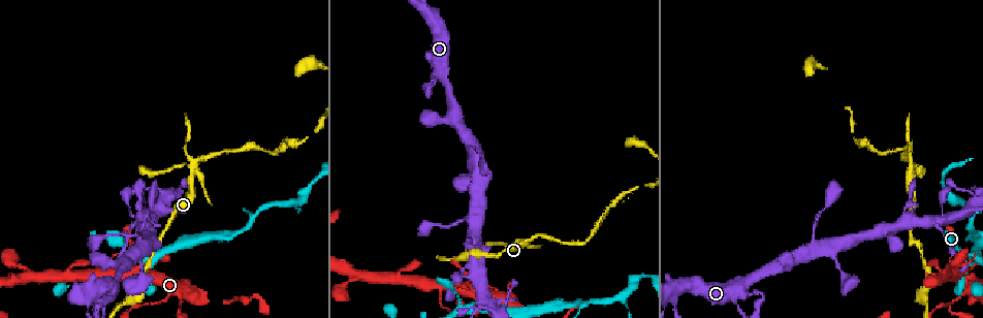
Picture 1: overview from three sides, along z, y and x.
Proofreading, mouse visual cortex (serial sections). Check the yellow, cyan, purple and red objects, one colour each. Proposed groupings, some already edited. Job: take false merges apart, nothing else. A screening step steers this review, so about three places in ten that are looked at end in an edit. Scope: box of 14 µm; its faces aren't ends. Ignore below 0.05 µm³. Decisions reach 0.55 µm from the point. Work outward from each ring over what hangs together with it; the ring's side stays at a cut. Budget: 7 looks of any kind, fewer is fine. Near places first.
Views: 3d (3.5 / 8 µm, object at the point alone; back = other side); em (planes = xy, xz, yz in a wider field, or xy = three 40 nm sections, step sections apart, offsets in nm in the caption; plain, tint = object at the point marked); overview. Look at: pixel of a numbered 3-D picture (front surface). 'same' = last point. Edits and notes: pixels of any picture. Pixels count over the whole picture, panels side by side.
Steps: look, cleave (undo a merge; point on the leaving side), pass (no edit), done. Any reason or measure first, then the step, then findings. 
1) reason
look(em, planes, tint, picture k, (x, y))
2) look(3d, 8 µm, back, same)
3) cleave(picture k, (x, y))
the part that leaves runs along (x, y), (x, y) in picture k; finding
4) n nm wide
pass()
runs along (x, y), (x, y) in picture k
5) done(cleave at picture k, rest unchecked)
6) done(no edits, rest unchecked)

arms part here
look(3d, 8 µm, picture 1, (191, 169))

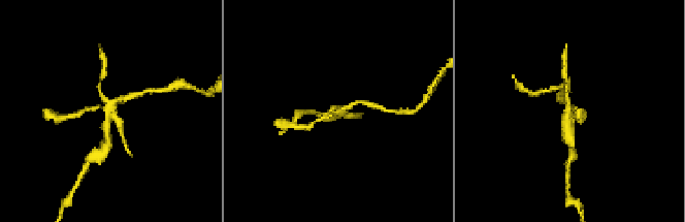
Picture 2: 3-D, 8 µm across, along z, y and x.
look(3d, 3.5 µm, picture 2, (339, 112))

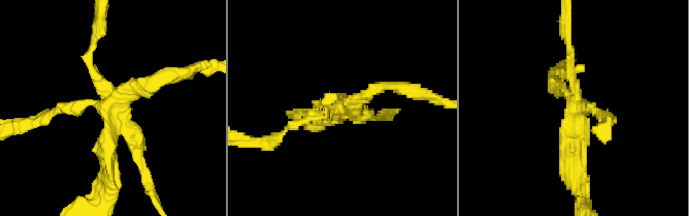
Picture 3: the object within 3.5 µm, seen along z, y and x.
now the EM
look(em, xy, step 5, tint, picture 3, (576, 113))

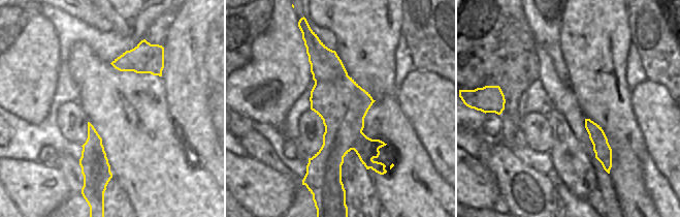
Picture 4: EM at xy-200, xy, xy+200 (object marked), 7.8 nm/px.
cleave(picture 3, (140, 160))
two cells meet here

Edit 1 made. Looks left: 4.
look(overview)

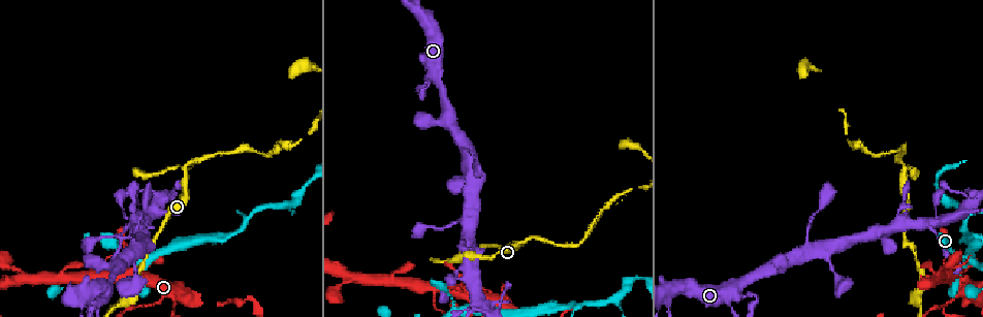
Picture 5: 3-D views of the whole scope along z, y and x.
narrows sharply
look(em, planes, tint, picture 5, (970, 259))

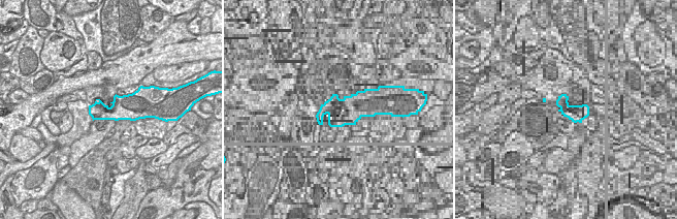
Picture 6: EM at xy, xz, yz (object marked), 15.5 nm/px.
look(3d, 3.5 µm, same)

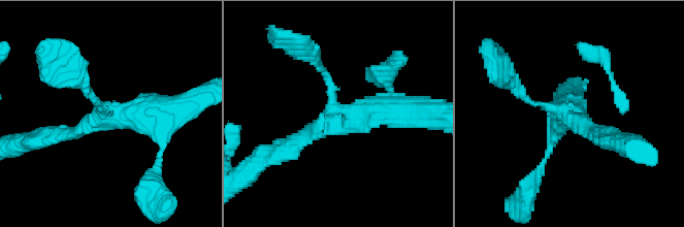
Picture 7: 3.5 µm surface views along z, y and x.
380 nm wide
pass()
runs along (312, 55), (340, 114), (400, 110) in picture 7; all the same cell

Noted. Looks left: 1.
done(cleave at picture 3, rest unchecked)

